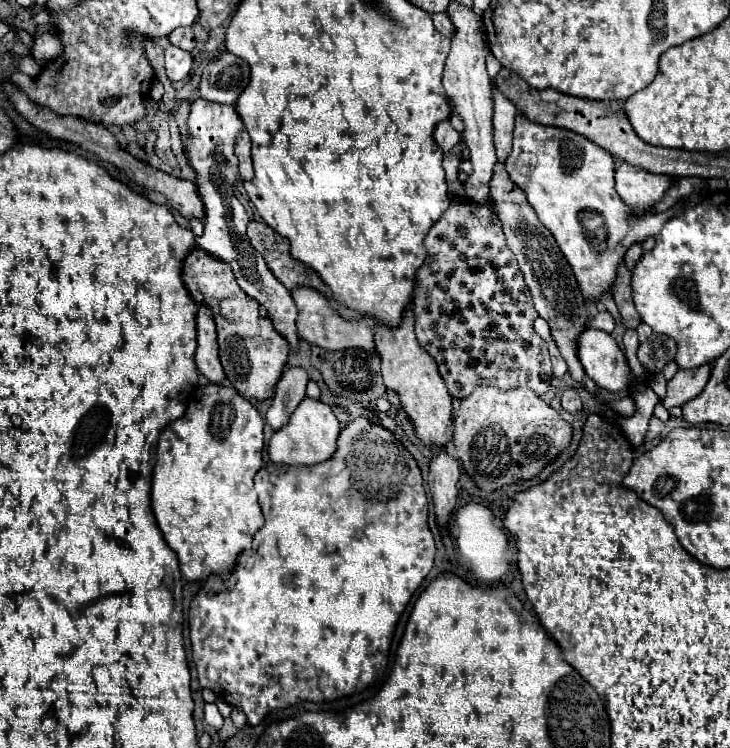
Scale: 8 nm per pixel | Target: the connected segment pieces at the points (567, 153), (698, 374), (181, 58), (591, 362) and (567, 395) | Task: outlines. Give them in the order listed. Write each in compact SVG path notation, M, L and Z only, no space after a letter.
M517 115L515 131L513 131L513 151L505 163L505 169L515 185L527 195L529 205L535 209L539 221L551 231L555 237L559 251L565 255L567 263L571 265L575 279L579 283L579 291L585 301L599 303L605 293L613 291L613 283L617 277L617 267L623 261L627 249L635 243L645 243L649 237L657 237L665 221L675 215L677 205L667 209L665 213L645 213L639 215L631 207L623 203L619 193L615 191L615 169L613 157L599 145L591 143L589 139L557 127L547 127L539 123L531 123L525 115Z
M703 365L699 369L689 369L689 371L677 371L673 379L667 383L667 395L661 399L665 409L671 407L681 407L685 405L691 397L697 397L705 383L709 381L711 367Z
M175 45L165 47L165 69L171 81L185 79L189 75L191 63L193 63L193 55L189 51L183 51Z
M585 329L579 335L577 357L585 373L601 387L613 393L631 387L633 375L627 359L615 339L599 329Z
M566 390L561 397L562 407L573 415L581 414L583 411L583 404L581 398L576 390Z

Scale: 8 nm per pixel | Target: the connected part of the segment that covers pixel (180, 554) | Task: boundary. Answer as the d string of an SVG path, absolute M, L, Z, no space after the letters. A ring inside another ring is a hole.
M225 385L199 387L189 399L185 415L161 433L153 467L151 507L167 545L177 555L185 581L201 583L211 575L229 577L239 555L251 547L253 535L263 527L263 513L253 487L253 477L263 467L263 447L263 419L255 405L243 399L235 387Z

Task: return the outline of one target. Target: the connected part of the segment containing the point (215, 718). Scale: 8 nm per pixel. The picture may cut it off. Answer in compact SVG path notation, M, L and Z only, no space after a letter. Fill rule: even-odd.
M211 703L205 705L205 721L207 721L211 727L215 727L217 731L223 727L223 717L221 717L217 705L211 705Z

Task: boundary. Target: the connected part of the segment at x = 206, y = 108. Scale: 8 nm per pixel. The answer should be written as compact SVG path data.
M203 97L191 103L189 111L189 139L187 139L187 159L191 161L191 167L197 171L197 187L199 195L205 205L205 233L197 239L197 247L209 251L211 255L223 259L231 265L239 287L253 297L261 307L265 307L267 317L271 319L275 331L287 339L291 351L299 351L301 337L297 335L297 307L291 297L291 291L285 289L269 271L265 259L251 247L245 227L249 223L249 215L243 209L243 205L233 195L233 183L239 177L239 163L233 153L235 149L235 137L243 131L243 121L239 113L235 111L235 105L223 105L223 103L211 103Z

